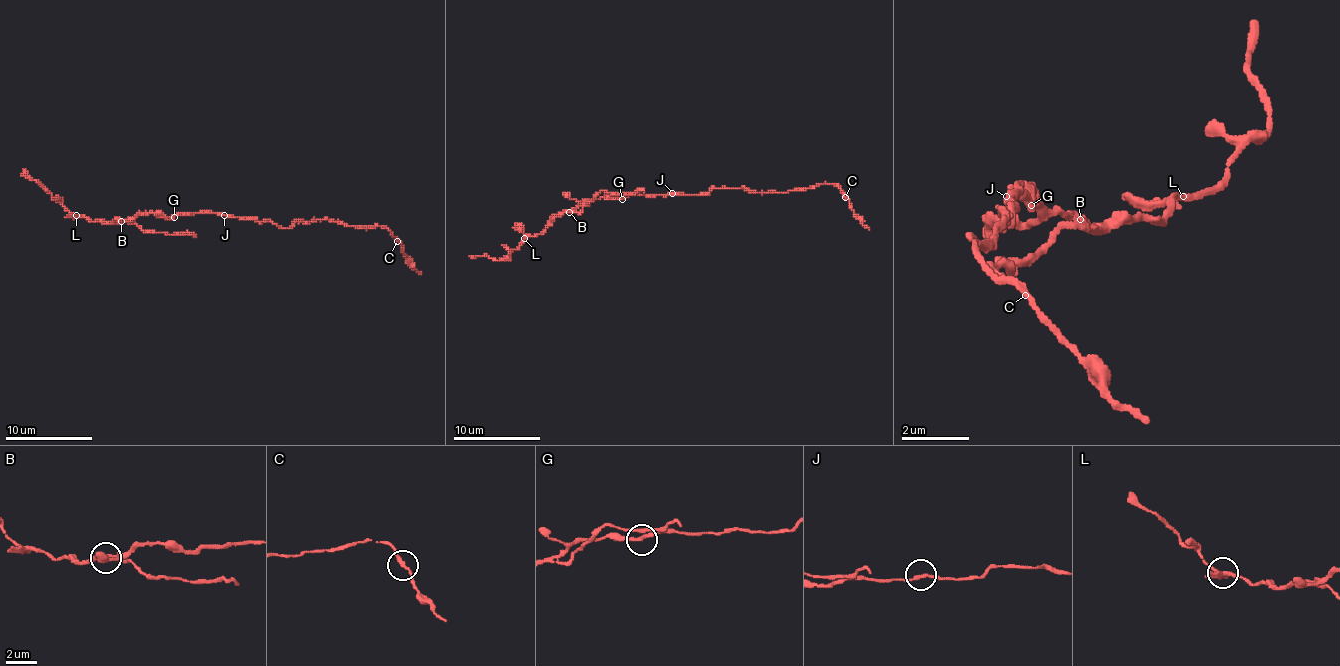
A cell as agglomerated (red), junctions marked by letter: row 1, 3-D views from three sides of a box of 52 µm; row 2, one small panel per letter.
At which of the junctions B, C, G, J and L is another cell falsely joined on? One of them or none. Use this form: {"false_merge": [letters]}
{"false_merge": ["B"]}

